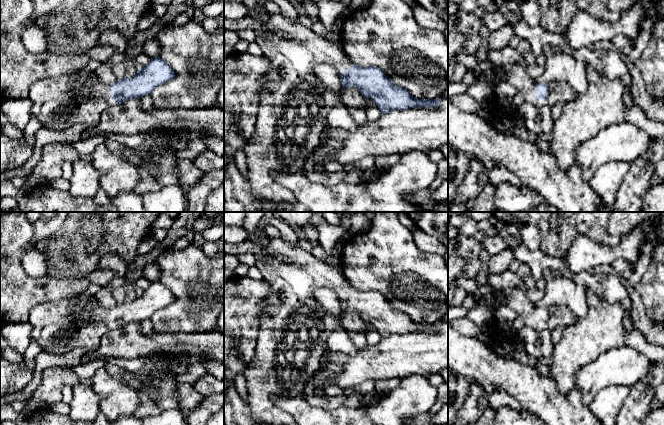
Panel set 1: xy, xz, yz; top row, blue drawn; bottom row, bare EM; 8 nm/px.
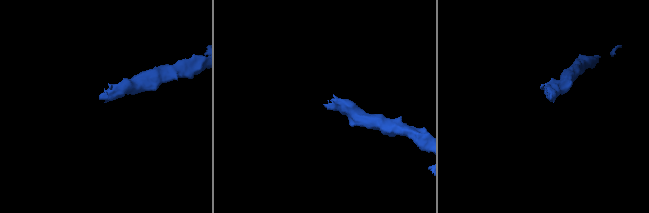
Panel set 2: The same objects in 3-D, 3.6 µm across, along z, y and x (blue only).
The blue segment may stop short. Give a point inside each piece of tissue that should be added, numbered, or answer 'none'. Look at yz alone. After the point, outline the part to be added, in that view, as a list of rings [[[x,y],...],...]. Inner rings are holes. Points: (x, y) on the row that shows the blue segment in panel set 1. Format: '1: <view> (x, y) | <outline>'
1: yz (558, 91) | [[[517,64],[499,68],[498,76],[517,88],[526,102],[537,107],[543,105],[552,107],[560,102],[567,103],[578,96],[578,93],[568,83],[562,80],[554,80],[547,84],[547,97],[544,100],[537,100],[533,80],[527,75],[525,67]]]

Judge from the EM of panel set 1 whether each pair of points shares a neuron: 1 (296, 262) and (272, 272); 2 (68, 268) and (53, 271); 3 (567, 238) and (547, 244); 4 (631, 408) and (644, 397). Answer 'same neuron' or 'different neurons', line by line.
1: same neuron
2: same neuron
3: same neuron
4: same neuron

